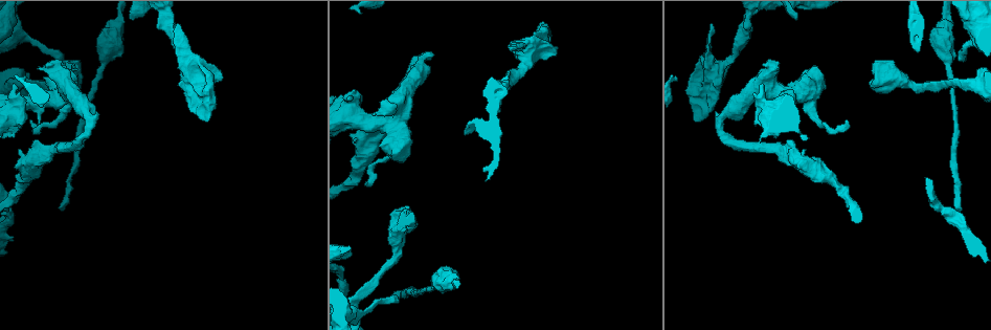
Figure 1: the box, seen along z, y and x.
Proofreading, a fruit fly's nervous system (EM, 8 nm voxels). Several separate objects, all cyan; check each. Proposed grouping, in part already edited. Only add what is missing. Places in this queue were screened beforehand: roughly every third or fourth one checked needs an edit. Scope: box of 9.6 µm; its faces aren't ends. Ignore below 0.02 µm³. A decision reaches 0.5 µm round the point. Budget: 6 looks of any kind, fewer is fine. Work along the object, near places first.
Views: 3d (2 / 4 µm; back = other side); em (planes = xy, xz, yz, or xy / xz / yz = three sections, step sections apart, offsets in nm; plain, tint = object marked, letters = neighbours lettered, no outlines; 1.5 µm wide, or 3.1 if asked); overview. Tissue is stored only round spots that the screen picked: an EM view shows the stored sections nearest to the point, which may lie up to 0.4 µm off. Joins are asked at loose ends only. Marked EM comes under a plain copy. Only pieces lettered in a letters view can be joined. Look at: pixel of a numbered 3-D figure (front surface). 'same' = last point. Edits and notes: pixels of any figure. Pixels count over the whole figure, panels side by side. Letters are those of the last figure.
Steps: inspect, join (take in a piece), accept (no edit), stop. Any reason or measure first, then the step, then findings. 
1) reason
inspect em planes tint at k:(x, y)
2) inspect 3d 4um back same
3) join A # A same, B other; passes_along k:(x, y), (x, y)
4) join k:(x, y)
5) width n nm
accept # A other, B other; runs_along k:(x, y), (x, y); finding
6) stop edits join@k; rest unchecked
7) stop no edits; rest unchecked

end of a long branch
inspect em planes letters at 1:(399, 297)

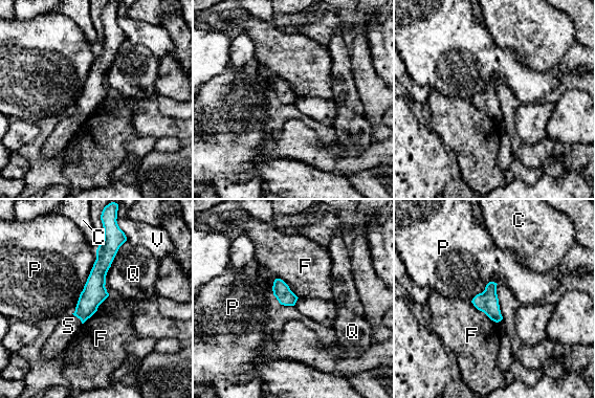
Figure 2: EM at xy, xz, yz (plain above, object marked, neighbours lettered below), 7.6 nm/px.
width 130 nm
join S # C other, F other, P other, Q other, S same, V other; the neuron continues

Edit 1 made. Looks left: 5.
thin end
inspect em 3.1um xy step 16 letters at 1:(965, 59)

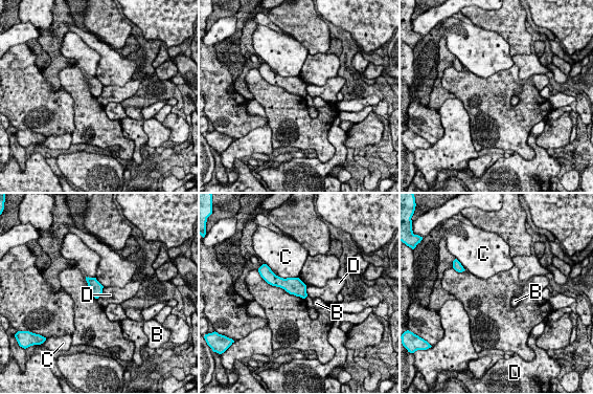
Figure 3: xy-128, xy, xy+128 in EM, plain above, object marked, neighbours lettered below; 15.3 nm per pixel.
another direction
inspect em 3.1um planes letters same

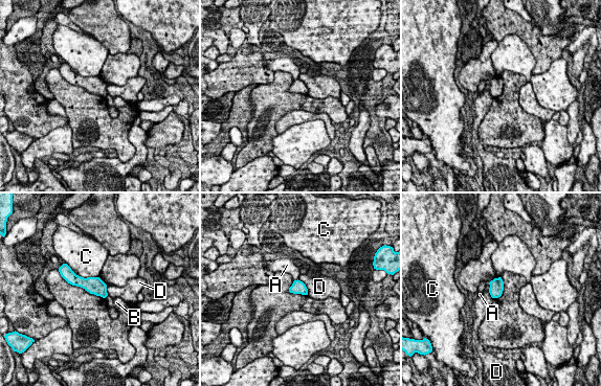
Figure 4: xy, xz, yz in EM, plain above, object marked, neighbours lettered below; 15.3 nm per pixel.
accept # A other, B other, C other, D other; border 4:(297, 279), (305, 285), (308, 294); none of them fits

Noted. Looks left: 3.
free end
inspect em xz step 8 tint at 1:(510, 50)

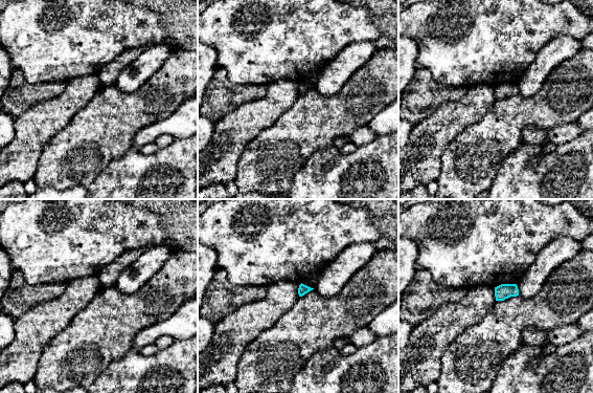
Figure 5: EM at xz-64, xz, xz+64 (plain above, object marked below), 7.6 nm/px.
inspect em planes letters same

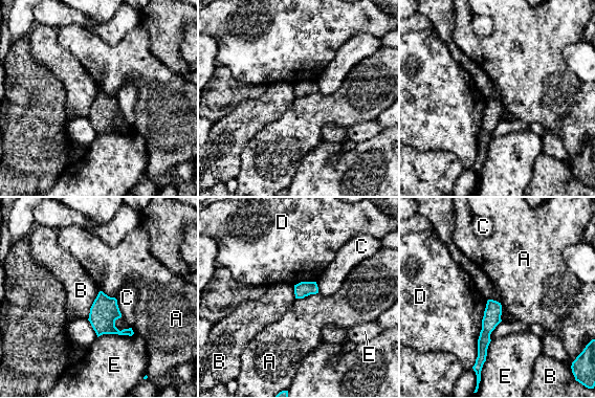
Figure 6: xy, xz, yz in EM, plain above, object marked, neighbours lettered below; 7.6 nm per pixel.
accept # A other, B other, C other, D other, E other; border 6:(100, 291), (87, 318); no lettered piece goes on from it

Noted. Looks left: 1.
stop edits join@2; rest unchecked

